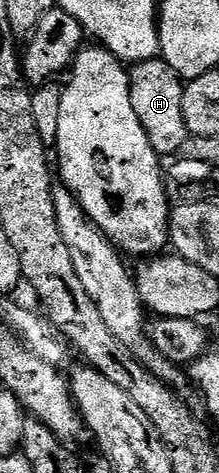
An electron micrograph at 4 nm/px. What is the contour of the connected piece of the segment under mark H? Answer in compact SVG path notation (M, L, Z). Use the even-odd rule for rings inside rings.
M161 57L140 62L129 67L130 95L132 96L132 108L136 108L136 117L140 124L144 124L144 132L152 144L152 148L160 156L169 156L177 152L185 144L191 135L184 124L184 82L178 73L173 70L169 62L163 62Z

